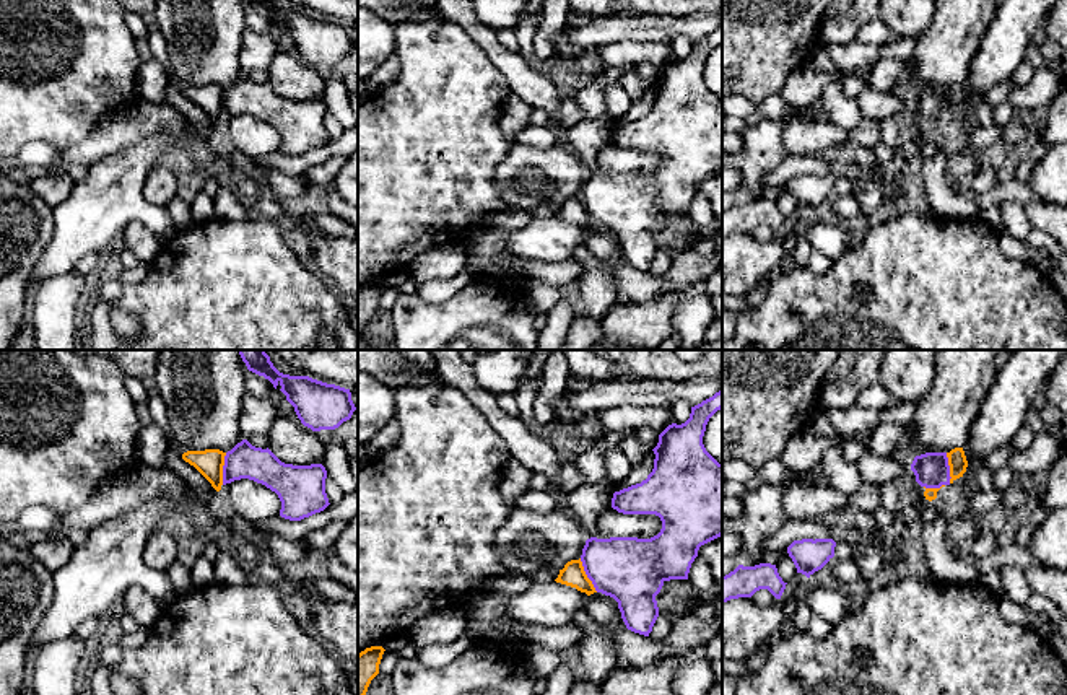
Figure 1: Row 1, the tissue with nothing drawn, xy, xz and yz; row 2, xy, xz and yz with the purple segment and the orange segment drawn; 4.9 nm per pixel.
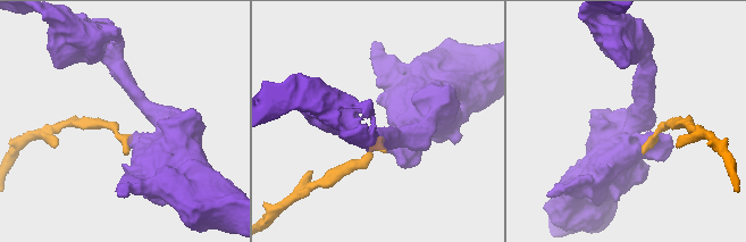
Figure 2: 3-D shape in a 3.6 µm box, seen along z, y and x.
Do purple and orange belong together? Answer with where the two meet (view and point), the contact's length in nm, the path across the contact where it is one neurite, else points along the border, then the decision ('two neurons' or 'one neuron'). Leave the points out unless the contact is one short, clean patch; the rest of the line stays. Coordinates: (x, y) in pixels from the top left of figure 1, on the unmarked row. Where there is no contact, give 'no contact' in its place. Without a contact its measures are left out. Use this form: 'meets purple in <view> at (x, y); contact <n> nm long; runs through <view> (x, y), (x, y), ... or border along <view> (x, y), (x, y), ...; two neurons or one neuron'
meets purple in xz at (586, 209); contact 190 nm long; border along xz (579, 194), (586, 212), (597, 227); two neurons

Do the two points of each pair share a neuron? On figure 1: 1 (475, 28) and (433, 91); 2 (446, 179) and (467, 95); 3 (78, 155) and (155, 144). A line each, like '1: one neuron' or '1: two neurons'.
1: two neurons
2: one neuron
3: two neurons

